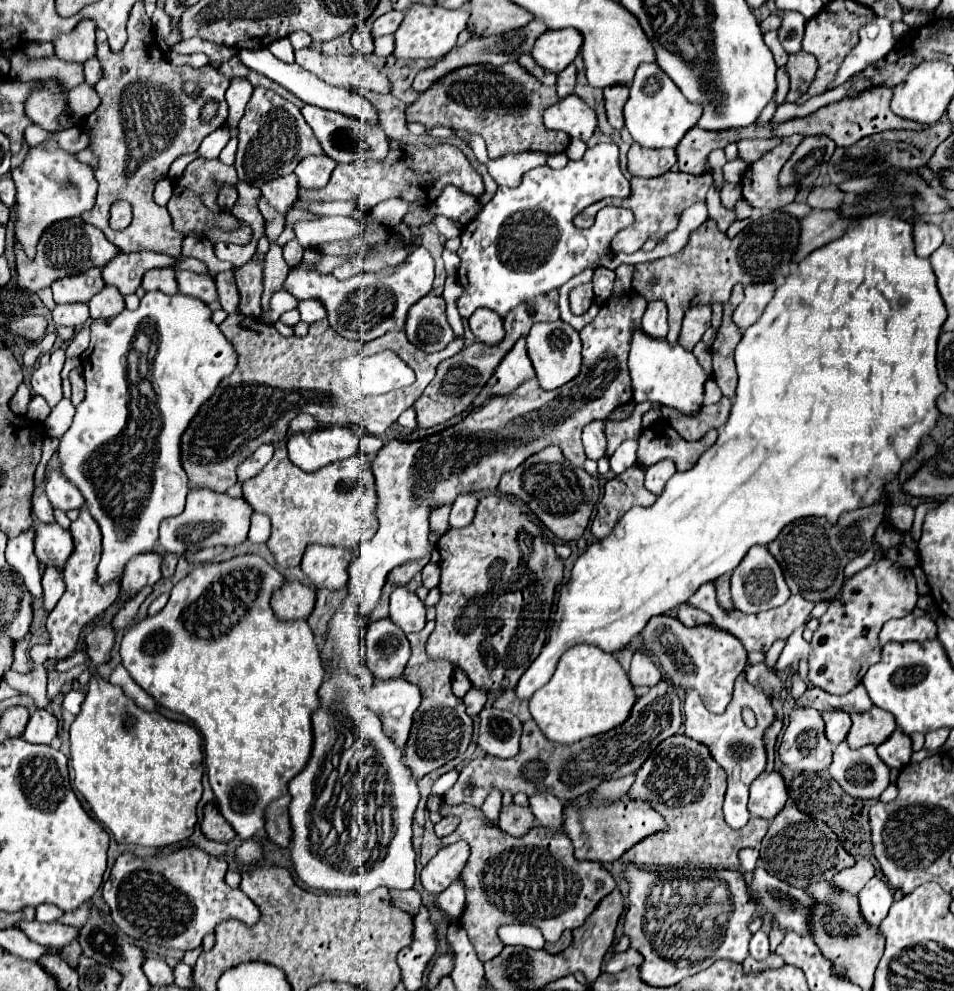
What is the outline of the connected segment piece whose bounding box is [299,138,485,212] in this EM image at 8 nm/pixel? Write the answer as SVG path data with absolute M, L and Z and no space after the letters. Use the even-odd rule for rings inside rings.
M389 140L391 144L391 154L383 162L347 162L347 164L337 164L337 168L331 174L331 180L327 186L319 190L303 190L299 188L299 200L305 202L331 202L331 200L355 200L357 210L369 212L373 210L379 202L389 200L389 198L403 198L405 192L421 188L421 190L431 190L435 188L435 194L427 194L427 200L423 200L423 206L431 204L445 186L455 186L461 192L471 194L473 198L481 198L485 192L483 180L479 172L469 164L465 154L453 146L453 144L435 144L435 146L425 146L417 148L413 144L405 144L401 140Z

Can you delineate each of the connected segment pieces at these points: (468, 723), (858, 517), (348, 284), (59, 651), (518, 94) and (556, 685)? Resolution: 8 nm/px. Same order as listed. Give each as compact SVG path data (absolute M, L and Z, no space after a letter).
M427 622L427 626L421 632L407 636L407 640L411 642L411 658L405 666L405 678L415 686L419 686L421 698L423 698L419 710L415 712L415 722L411 726L411 734L405 746L405 760L415 778L423 778L425 774L441 768L455 756L463 754L473 734L473 720L465 714L463 700L453 696L451 692L451 674L453 674L451 664L435 662L425 652L425 644L433 628L435 628L435 622Z
M877 502L873 506L857 508L839 516L839 522L829 522L827 518L803 518L787 524L779 536L767 544L767 550L779 562L787 586L793 594L801 594L811 602L831 600L843 586L845 566L861 556L873 540L877 526L881 524L885 514L885 504Z
M419 246L415 248L403 264L395 266L393 270L385 272L365 272L351 276L347 280L337 280L333 274L317 274L312 265L322 256L317 248L307 248L303 253L303 260L293 268L285 280L285 292L289 292L297 302L307 298L319 300L327 310L327 320L339 336L357 340L357 342L371 342L391 330L401 330L405 326L405 316L409 308L421 300L433 286L433 258L431 254Z
M87 506L79 508L79 518L75 522L71 522L71 534L73 534L73 542L75 542L75 550L71 554L71 558L67 560L67 566L63 568L63 578L67 584L65 594L61 596L61 600L57 602L57 606L53 608L53 612L47 616L47 632L51 636L49 644L35 645L30 650L30 656L33 660L33 668L29 672L27 680L19 680L19 673L8 670L2 680L16 691L28 695L33 698L37 708L49 708L51 706L51 698L47 697L47 675L43 662L50 658L67 658L79 640L79 634L83 630L83 626L93 620L95 616L99 616L101 612L105 612L115 598L119 596L119 586L117 582L111 584L97 584L97 564L99 564L99 556L101 556L101 532L97 522L91 518Z
M517 62L503 66L479 64L465 66L435 82L433 88L423 92L415 104L407 108L407 122L429 122L427 128L447 126L475 132L485 138L489 158L499 158L509 152L543 152L557 154L569 146L569 134L547 130L543 112L559 102L555 86L541 84Z
M577 644L561 656L553 678L531 696L529 710L531 710L533 720L539 724L539 728L543 730L543 734L551 742L573 744L573 742L579 742L581 738L603 734L603 732L609 732L613 728L619 728L629 718L631 706L635 704L635 698L637 696L633 692L629 676L621 668L621 664L617 662L617 658L613 654L607 654L591 644Z

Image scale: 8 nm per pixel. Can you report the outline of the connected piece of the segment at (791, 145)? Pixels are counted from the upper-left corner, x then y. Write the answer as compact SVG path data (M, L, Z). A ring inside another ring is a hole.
M799 134L783 138L781 144L775 146L775 150L769 150L759 162L751 164L745 170L741 180L741 190L743 190L743 198L751 206L777 210L795 200L797 186L781 188L777 182L777 176L801 140L803 136Z

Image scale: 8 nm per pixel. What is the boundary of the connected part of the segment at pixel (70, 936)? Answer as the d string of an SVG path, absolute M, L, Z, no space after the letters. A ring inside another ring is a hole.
M31 920L31 922L19 922L17 926L19 930L23 930L27 934L29 940L41 944L41 946L47 946L47 948L63 948L65 944L69 944L71 940L77 940L77 934L79 930L73 928L73 926L65 926L61 922L49 922L49 924L43 924L39 920Z

